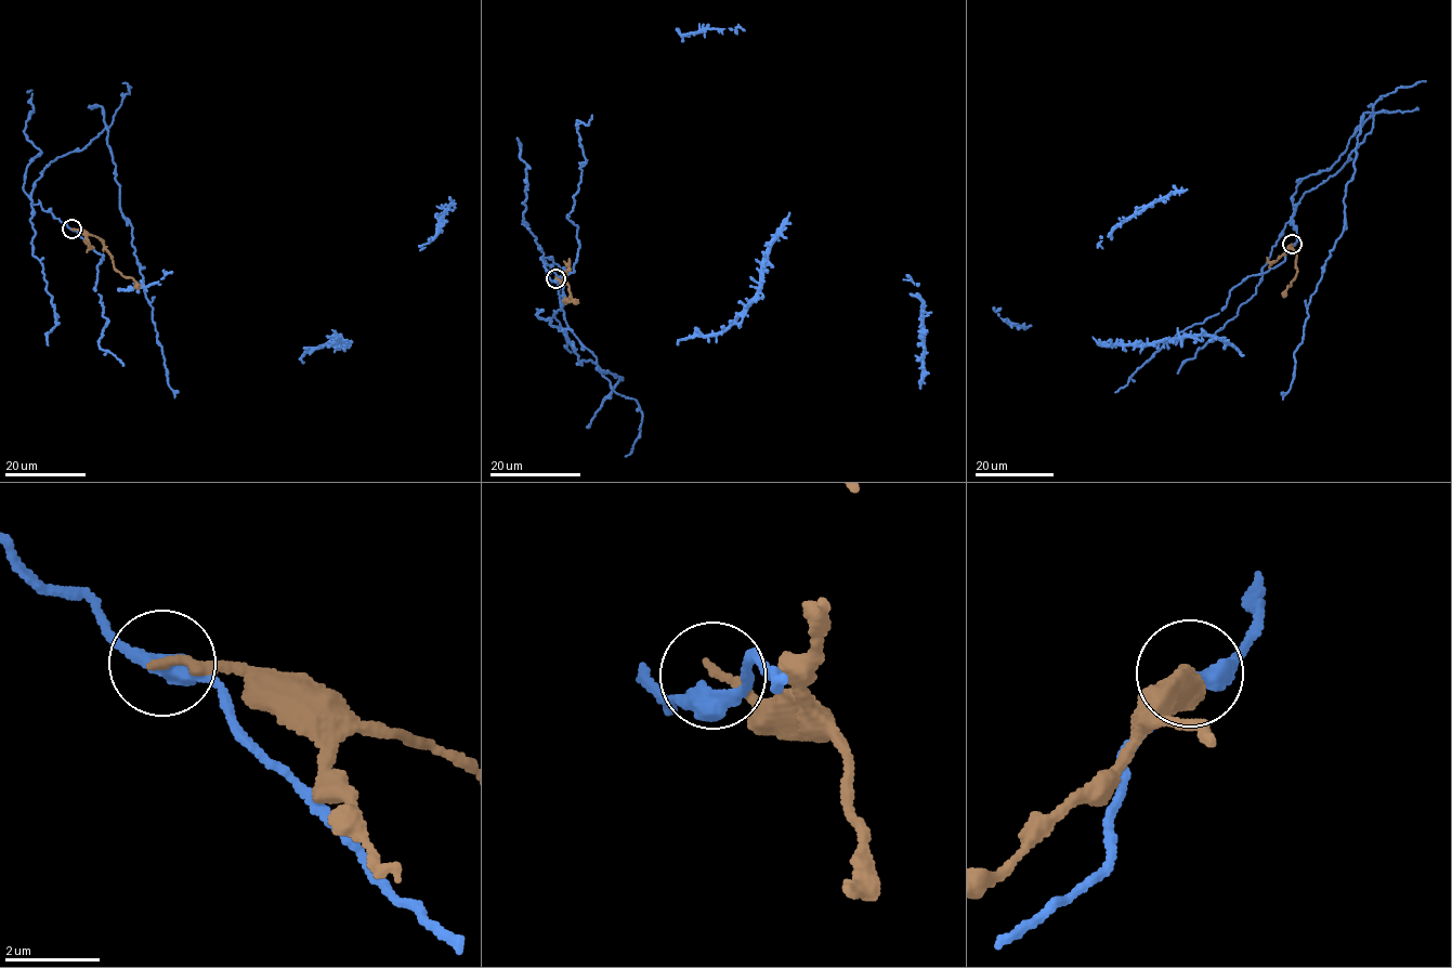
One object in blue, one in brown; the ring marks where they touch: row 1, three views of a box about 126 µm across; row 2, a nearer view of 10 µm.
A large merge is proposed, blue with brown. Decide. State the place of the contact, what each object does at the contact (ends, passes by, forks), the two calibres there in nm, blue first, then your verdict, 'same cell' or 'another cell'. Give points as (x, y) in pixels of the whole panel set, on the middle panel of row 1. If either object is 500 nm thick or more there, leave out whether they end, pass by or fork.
place (556, 278); blue passes by; brown ends; calibres 380 and 200 nm; another cell

